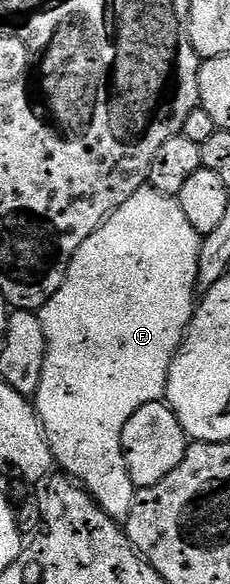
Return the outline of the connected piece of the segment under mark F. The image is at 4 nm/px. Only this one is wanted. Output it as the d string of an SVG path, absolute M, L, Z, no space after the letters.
M151 186L140 187L75 253L71 265L67 269L67 277L63 285L59 285L59 293L47 301L40 309L41 324L43 333L47 341L47 353L43 361L43 377L39 381L39 389L35 396L35 406L37 416L41 419L41 424L45 430L45 436L49 442L49 448L53 454L56 466L70 479L81 484L92 499L111 516L112 519L123 521L127 513L131 513L131 501L133 500L134 485L131 481L131 473L127 473L127 461L123 457L123 425L131 421L131 413L135 409L143 409L143 405L148 403L160 403L165 399L167 389L167 377L171 369L171 361L175 353L180 349L182 341L185 340L185 331L189 327L189 322L193 320L195 304L199 299L197 289L197 274L199 273L199 249L201 248L202 236L187 221L183 209L178 205L176 198L172 195L164 195L161 191L155 190Z

